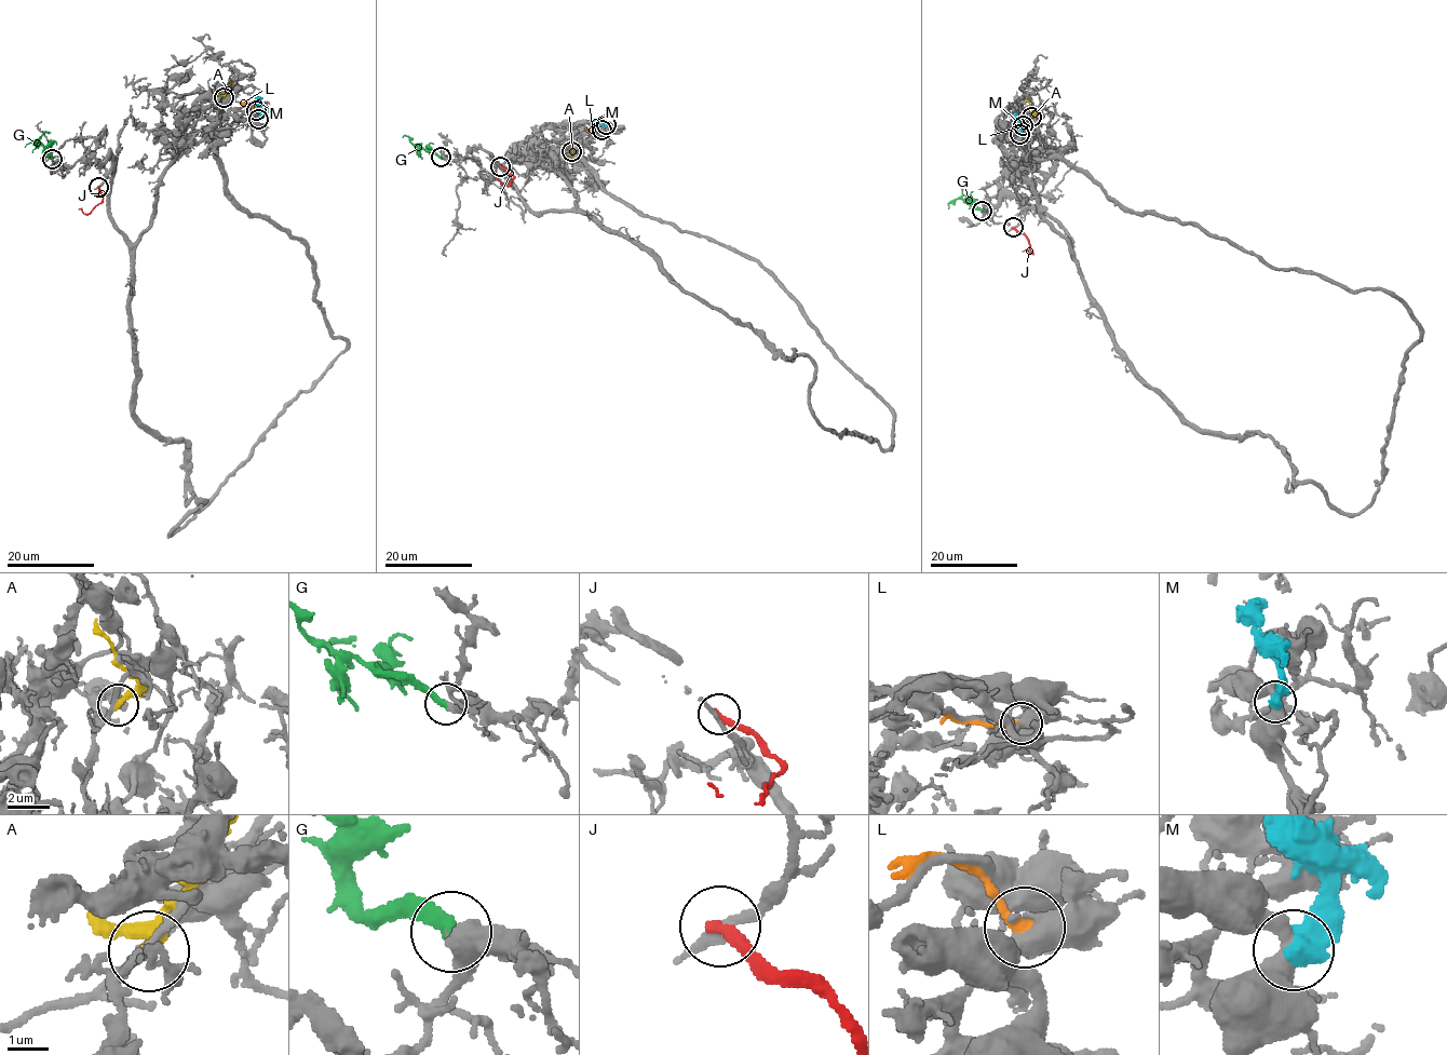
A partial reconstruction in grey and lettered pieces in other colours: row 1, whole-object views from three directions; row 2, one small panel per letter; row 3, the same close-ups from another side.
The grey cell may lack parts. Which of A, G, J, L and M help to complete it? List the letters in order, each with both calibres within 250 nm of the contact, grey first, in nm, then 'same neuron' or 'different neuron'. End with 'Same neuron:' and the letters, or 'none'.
A: 170 nm thick on the grey side, 320 nm on the other; different neuron
G: 240 nm thick on the grey side, 400 nm on the other; same neuron
J: 200 nm thick on the grey side, 300 nm on the other; different neuron
L: 440 nm thick on the grey side, 320 nm on the other; different neuron
M: 340 nm thick on the grey side, 600 nm on the other; different neuron
Same neuron: G

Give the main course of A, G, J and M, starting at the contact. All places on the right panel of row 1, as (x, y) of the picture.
A: (1031, 117), (1035, 112), (1027, 98)
G: (982, 211), (973, 210), (971, 204), (959, 198), (948, 203), (948, 208)
J: (1013, 228), (1025, 235), (1032, 253), (1022, 251)
M: (1018, 134), (1019, 124), (1014, 112)

